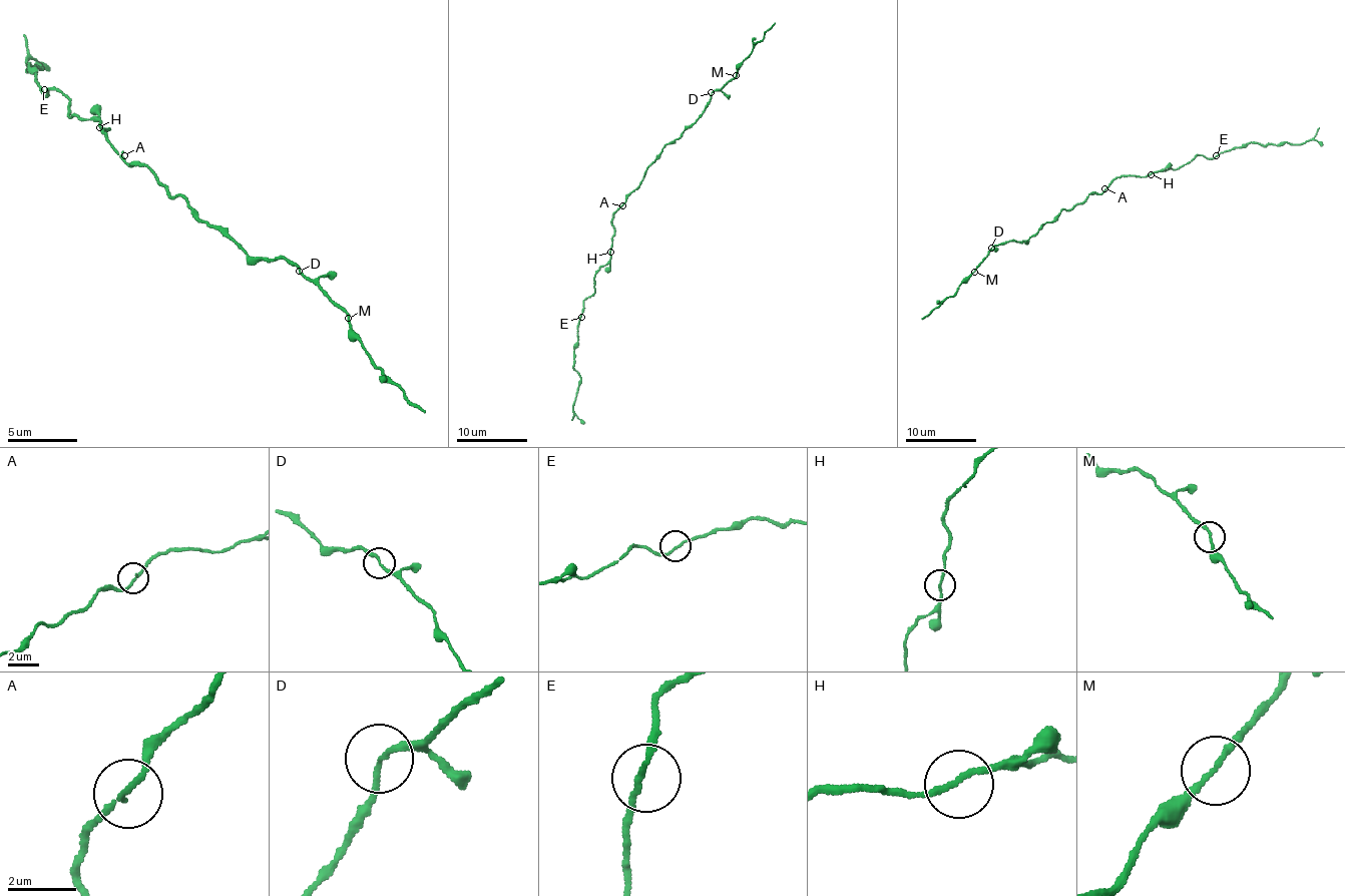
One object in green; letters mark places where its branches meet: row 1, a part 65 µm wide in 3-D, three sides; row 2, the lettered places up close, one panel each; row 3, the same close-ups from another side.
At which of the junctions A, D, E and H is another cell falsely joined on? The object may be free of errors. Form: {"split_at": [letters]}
{"split_at": []}

